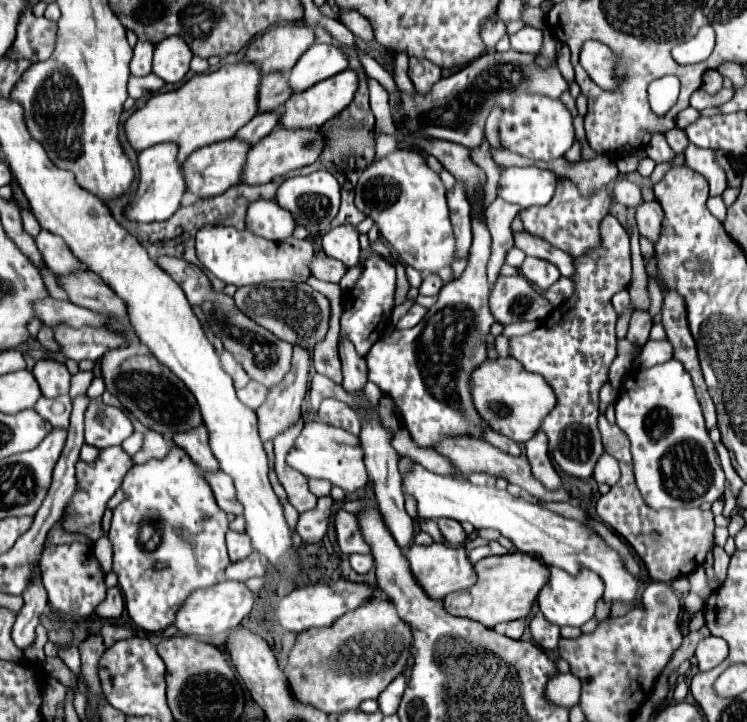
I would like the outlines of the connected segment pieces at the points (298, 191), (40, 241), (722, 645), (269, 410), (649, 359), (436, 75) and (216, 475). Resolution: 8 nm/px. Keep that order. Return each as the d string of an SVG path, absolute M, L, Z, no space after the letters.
M316 171L310 175L298 175L298 177L290 177L286 179L280 187L278 187L278 195L276 195L276 203L284 209L288 209L294 217L296 223L306 227L312 235L320 235L330 231L330 223L338 213L338 205L340 205L340 185L334 179L334 175L330 175L328 171Z
M42 229L34 241L36 241L36 247L42 255L42 261L56 275L68 273L68 269L82 269L84 267L84 265L80 265L80 261L76 261L76 257L72 257L72 251L68 249L68 245L64 245L64 241L60 237L54 237L52 233Z
M710 635L698 643L694 655L698 659L700 671L710 671L728 657L728 645L724 639Z
M294 347L290 373L282 379L282 383L268 389L268 397L266 397L264 405L260 405L258 411L256 411L258 431L260 431L262 441L272 441L276 435L284 433L286 429L290 429L292 425L296 425L300 421L300 417L302 417L302 399L306 397L306 389L308 389L308 371L310 371L310 355L304 353L304 349Z
M668 339L664 341L648 341L644 347L642 347L642 353L640 353L640 367L654 367L658 363L664 363L668 359L672 359L672 353L674 353L674 347Z
M410 57L410 67L408 67L408 77L412 79L416 91L426 93L428 89L432 89L432 85L436 81L440 81L442 77L442 69L426 59L416 59Z
M202 471L204 479L208 481L216 503L222 511L230 513L230 515L240 515L240 507L234 501L234 481L230 475L226 475L224 471Z

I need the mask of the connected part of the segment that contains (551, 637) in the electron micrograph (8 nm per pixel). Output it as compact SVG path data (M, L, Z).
M536 613L536 617L532 619L530 633L532 633L534 641L542 649L548 649L548 651L558 649L558 643L560 643L560 627L554 625L554 623L550 623L550 621L546 621L546 617L542 613Z

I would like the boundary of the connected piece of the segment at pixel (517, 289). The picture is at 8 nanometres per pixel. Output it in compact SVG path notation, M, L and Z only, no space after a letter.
M500 277L490 293L490 309L498 323L522 323L544 319L548 309L548 299L532 289L524 277Z

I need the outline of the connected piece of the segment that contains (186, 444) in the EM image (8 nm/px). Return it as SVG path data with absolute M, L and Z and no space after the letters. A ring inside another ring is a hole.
M198 425L190 431L174 433L174 443L184 449L200 469L218 469L218 461L208 447L208 435L204 425Z

